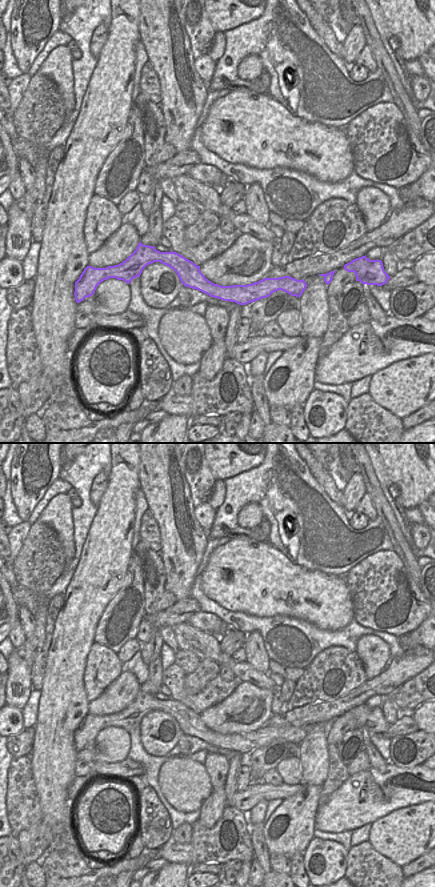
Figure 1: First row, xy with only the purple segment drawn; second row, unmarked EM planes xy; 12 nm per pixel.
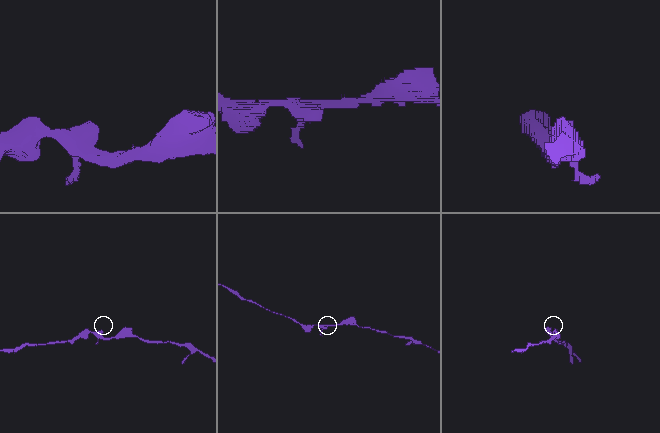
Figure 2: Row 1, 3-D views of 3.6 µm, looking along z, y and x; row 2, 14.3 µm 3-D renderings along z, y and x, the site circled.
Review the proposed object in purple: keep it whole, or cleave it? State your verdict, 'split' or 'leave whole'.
split

